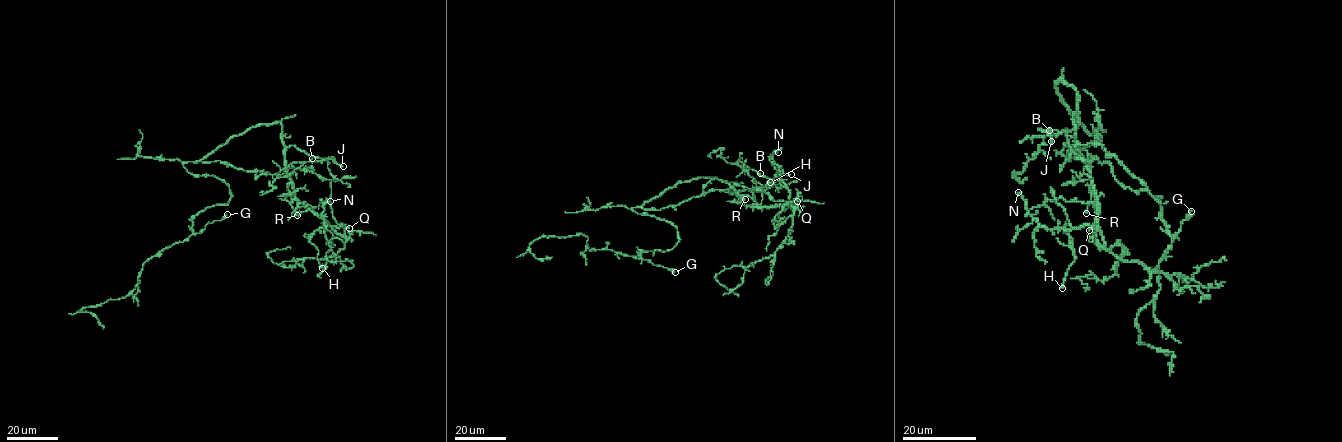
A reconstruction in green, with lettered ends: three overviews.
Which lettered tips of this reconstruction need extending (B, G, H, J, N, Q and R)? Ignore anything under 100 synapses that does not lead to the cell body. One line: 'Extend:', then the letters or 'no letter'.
Extend: no letter

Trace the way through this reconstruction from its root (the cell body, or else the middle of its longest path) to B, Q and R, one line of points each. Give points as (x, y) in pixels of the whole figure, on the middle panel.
B: (666, 190), (679, 182), (716, 177), (729, 183), (730, 193), (744, 190), (761, 192), (773, 182), (760, 173)
Q: (666, 190), (679, 182), (716, 177), (727, 181), (730, 192), (747, 206), (791, 206), (793, 211), (797, 201)
R: (666, 190), (679, 182), (716, 177), (729, 183), (730, 192), (734, 192), (742, 203), (740, 203), (745, 199)

